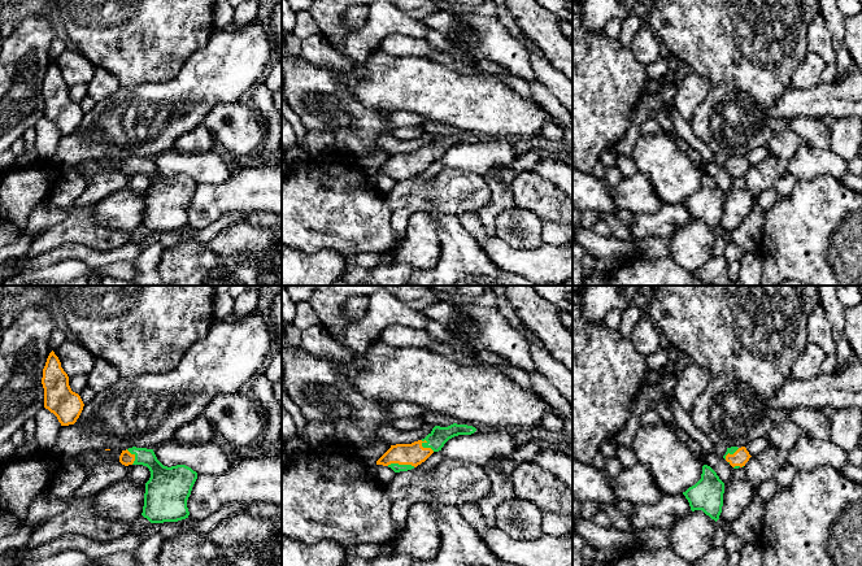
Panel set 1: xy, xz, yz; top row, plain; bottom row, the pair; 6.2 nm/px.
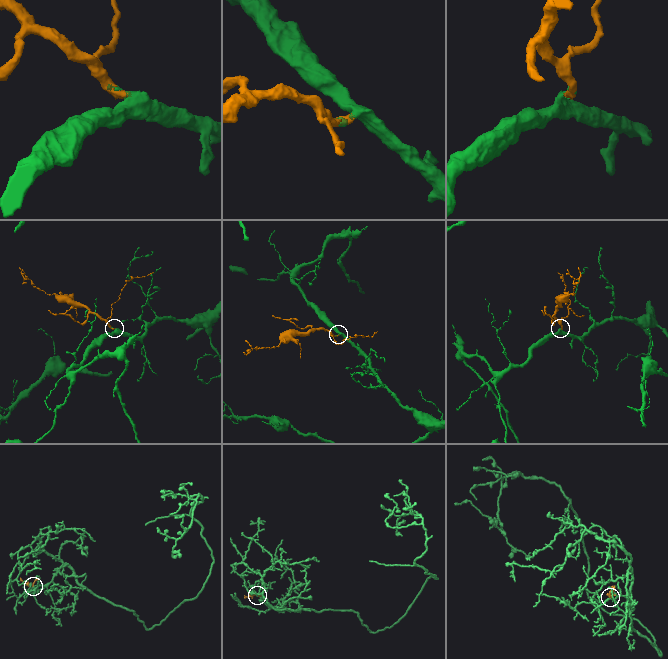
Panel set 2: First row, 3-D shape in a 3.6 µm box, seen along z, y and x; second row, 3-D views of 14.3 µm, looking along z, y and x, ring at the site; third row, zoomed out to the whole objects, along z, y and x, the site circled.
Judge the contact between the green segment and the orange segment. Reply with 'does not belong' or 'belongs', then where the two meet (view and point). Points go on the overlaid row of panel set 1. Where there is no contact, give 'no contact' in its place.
belongs | xz (401, 465)

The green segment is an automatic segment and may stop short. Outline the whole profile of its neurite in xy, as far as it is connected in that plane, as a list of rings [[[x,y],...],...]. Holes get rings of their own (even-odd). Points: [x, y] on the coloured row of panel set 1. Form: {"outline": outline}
{"outline": [[[129,448],[122,450],[119,462],[125,466],[143,465],[151,471],[145,483],[142,515],[151,523],[178,522],[188,518],[187,500],[197,473],[186,465],[164,466],[153,449]]]}

